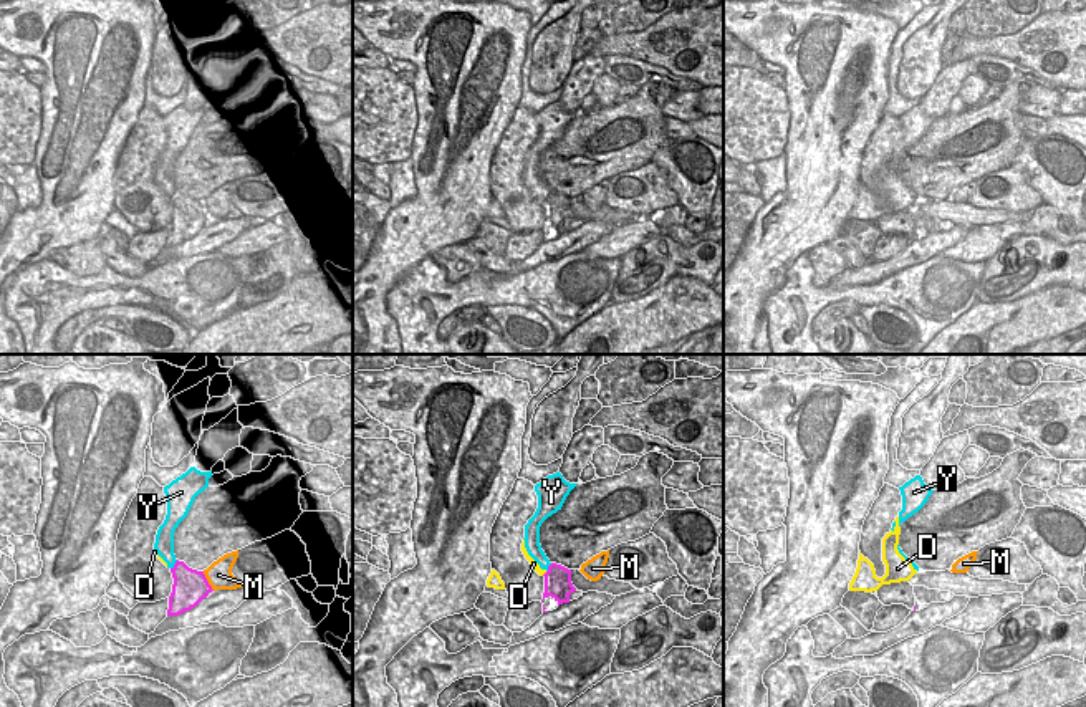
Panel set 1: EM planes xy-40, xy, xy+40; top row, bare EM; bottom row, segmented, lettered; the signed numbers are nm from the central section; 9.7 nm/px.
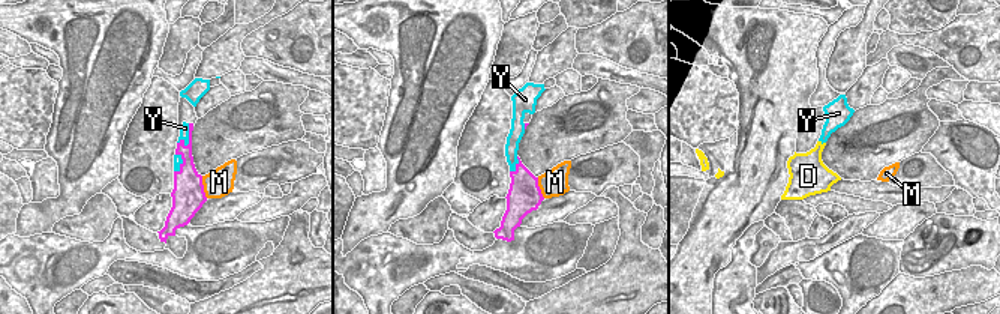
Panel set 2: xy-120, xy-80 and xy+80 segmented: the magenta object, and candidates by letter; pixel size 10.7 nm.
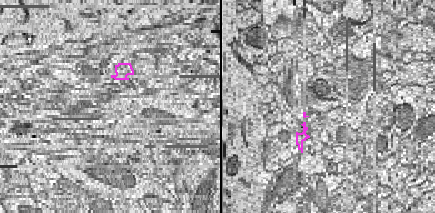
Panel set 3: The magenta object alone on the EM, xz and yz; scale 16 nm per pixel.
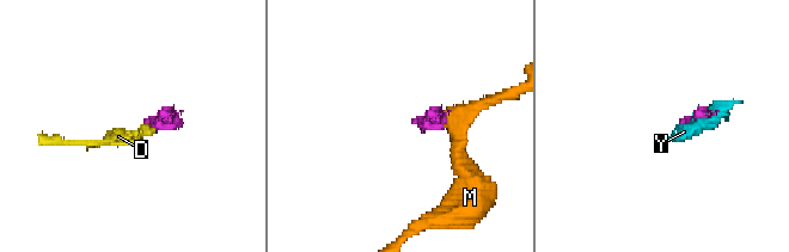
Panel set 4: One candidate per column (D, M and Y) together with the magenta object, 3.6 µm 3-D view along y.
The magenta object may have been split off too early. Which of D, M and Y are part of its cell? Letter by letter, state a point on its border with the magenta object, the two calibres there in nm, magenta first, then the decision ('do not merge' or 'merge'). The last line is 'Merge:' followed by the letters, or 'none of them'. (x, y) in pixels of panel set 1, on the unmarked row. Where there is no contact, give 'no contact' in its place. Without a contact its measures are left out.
D: xy (545, 202) | 260/70 nm | do not merge
M: xy-40 (207, 211) | 340/260 nm | do not merge
Y: xy-40 (174, 194) | 320/190 nm | do not merge
Merge: none of them

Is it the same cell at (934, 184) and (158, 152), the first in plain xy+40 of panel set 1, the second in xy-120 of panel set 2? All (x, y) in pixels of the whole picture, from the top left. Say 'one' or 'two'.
two

